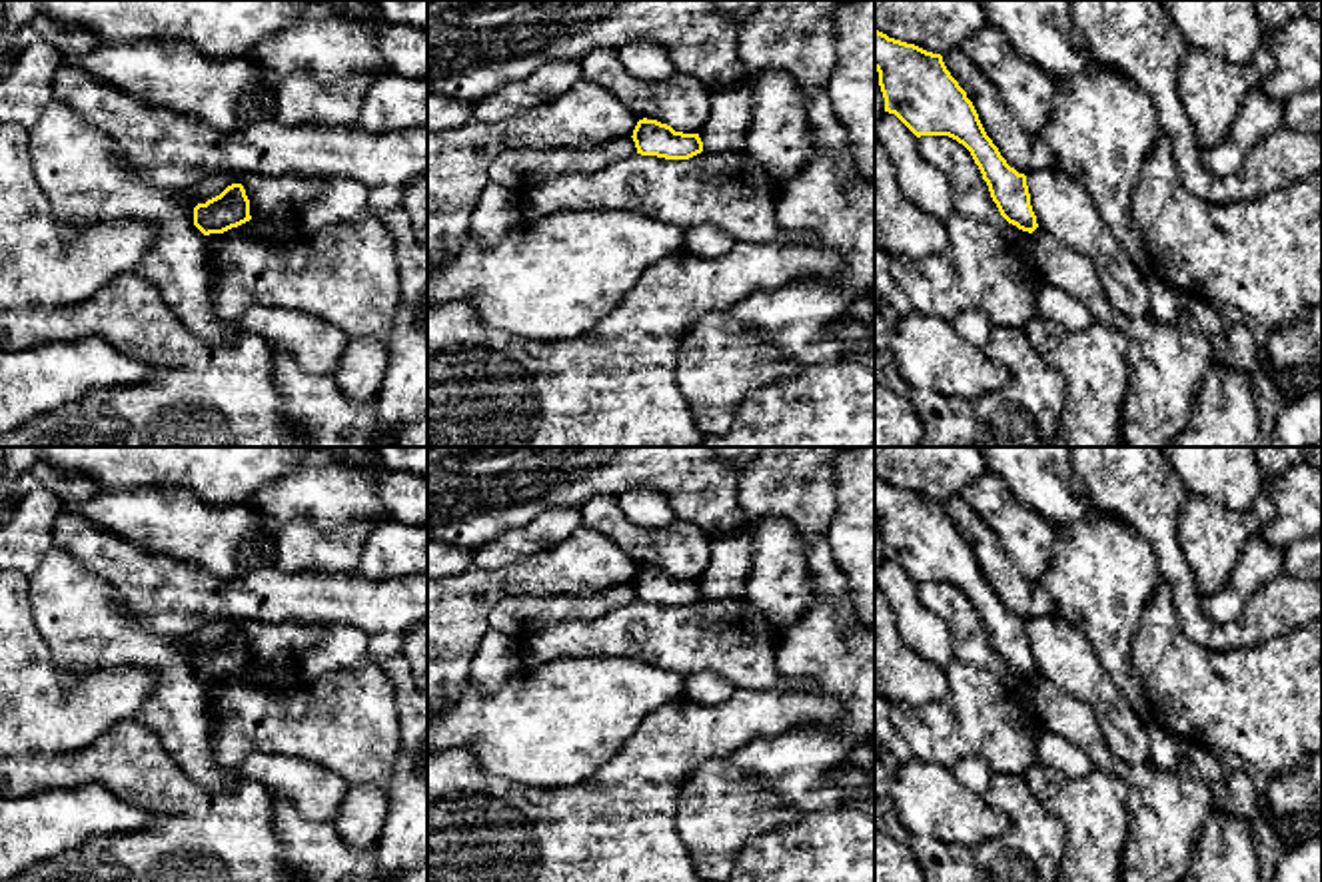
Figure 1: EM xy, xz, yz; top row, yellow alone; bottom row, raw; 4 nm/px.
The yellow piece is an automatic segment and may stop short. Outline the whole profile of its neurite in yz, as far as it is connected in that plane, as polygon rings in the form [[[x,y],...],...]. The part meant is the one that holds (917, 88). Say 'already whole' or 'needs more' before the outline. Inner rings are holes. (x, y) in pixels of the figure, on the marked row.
already whole; [[[875,30],[875,70],[885,112],[895,114],[917,138],[949,136],[963,144],[979,166],[1000,216],[1032,233],[1038,223],[1026,176],[1000,156],[943,56]]]

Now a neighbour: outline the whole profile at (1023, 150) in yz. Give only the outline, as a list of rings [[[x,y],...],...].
[[[961,48],[943,56],[943,62],[973,102],[979,120],[998,148],[1000,156],[1018,174],[1036,174],[1044,168],[1058,168],[1056,156],[1038,134],[1026,130],[1006,108],[1000,92],[967,58]]]

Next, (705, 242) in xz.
[[[695,225],[685,229],[683,251],[699,259],[719,259],[735,245],[735,239],[721,227]]]

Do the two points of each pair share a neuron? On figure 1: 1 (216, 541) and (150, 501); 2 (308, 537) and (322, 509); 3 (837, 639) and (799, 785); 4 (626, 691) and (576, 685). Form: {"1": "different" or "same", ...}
{"1": "same", "2": "different", "3": "same", "4": "same"}

